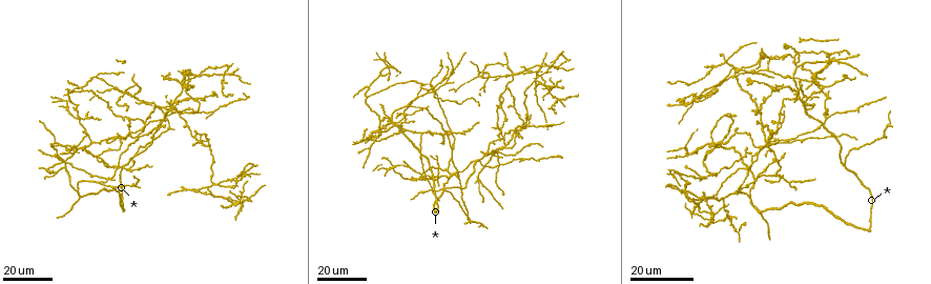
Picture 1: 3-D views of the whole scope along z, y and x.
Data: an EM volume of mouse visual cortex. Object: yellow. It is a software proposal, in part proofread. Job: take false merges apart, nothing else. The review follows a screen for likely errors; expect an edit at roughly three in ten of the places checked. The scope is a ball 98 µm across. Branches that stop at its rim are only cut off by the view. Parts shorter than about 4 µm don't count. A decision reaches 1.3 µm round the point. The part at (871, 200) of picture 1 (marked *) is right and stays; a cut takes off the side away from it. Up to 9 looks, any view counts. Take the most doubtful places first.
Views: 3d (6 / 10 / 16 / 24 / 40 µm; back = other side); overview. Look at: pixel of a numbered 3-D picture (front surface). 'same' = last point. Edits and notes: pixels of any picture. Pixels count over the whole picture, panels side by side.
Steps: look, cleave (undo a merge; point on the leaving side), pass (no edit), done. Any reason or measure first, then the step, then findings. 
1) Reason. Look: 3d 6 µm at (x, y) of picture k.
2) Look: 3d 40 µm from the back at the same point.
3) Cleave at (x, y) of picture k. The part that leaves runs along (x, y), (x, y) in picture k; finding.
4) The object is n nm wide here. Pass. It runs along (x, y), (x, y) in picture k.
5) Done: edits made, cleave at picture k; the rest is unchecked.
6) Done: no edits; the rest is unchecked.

Three arms meet. Look: 3d 24 µm at (115, 139) of picture 1.

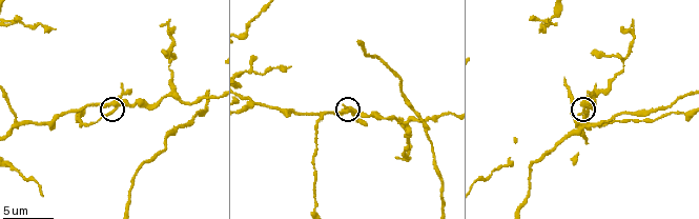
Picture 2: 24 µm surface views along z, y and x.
Closer look. Look: 3d 6 µm at (582, 110) of picture 2.

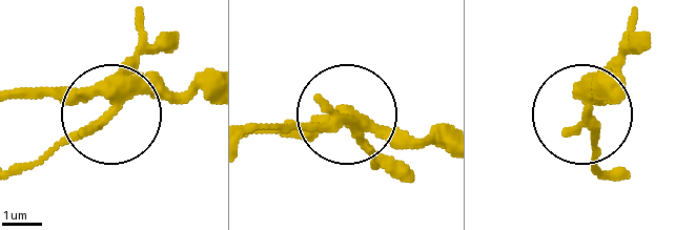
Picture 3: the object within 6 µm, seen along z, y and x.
The side arm is 26 µm long. Cleave at (61, 138) of picture 3. The part that leaves runs along (110, 110), (13, 167) in picture 3; a second cell is stuck on.

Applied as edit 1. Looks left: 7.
Four-way junction. Look: 3d 24 µm at (480, 180) of picture 1.

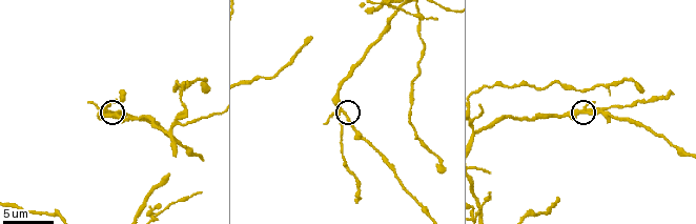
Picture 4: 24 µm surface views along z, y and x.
Look: 3d 10 µm at (108, 112) of picture 4.

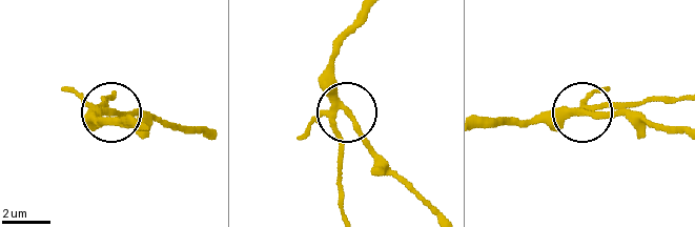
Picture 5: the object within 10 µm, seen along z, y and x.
4 arms meet here. Pass. It runs along (367, 13), (331, 66), (345, 112), (338, 185) in picture 5; one cell here.

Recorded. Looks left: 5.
Branch point. Look: 3d 24 µm at (508, 63) of picture 1.

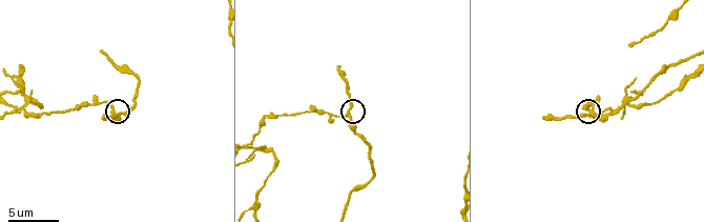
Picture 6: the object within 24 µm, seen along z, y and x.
Look: 3d 10 µm at (348, 113) of picture 6.

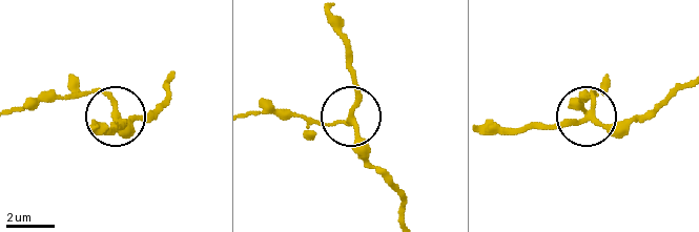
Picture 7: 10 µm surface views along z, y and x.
3 arms meet here. Pass. It runs along (686, 82), (620, 127), (578, 119), (526, 127) in picture 7; all the same cell.

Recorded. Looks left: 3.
Redraw. Look: overview.

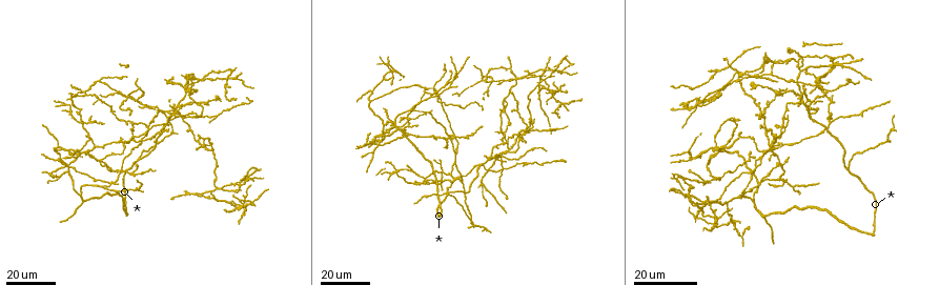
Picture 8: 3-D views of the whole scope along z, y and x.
Three-way junction. Look: 3d 16 µm at (100, 159) of picture 8.

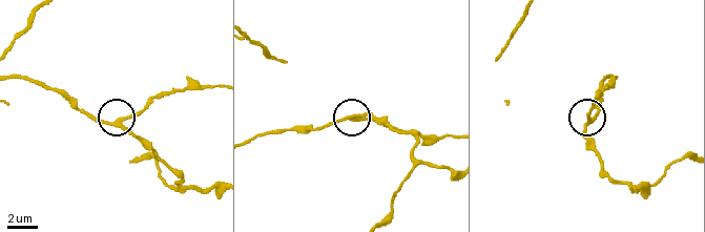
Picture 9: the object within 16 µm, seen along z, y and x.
Look: 3d 10 µm at (118, 124) of picture 9.

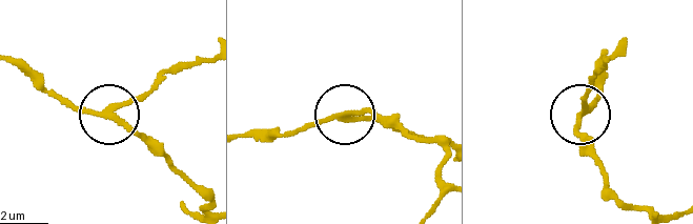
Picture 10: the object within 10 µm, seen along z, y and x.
The object is 200 nm wide here. Pass. It runs along (11, 57), (72, 101), (114, 114), (154, 151) in picture 10; continuous, no second cell.

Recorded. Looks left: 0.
Done: edits made, cleave at picture 3; the rest is unchecked.

